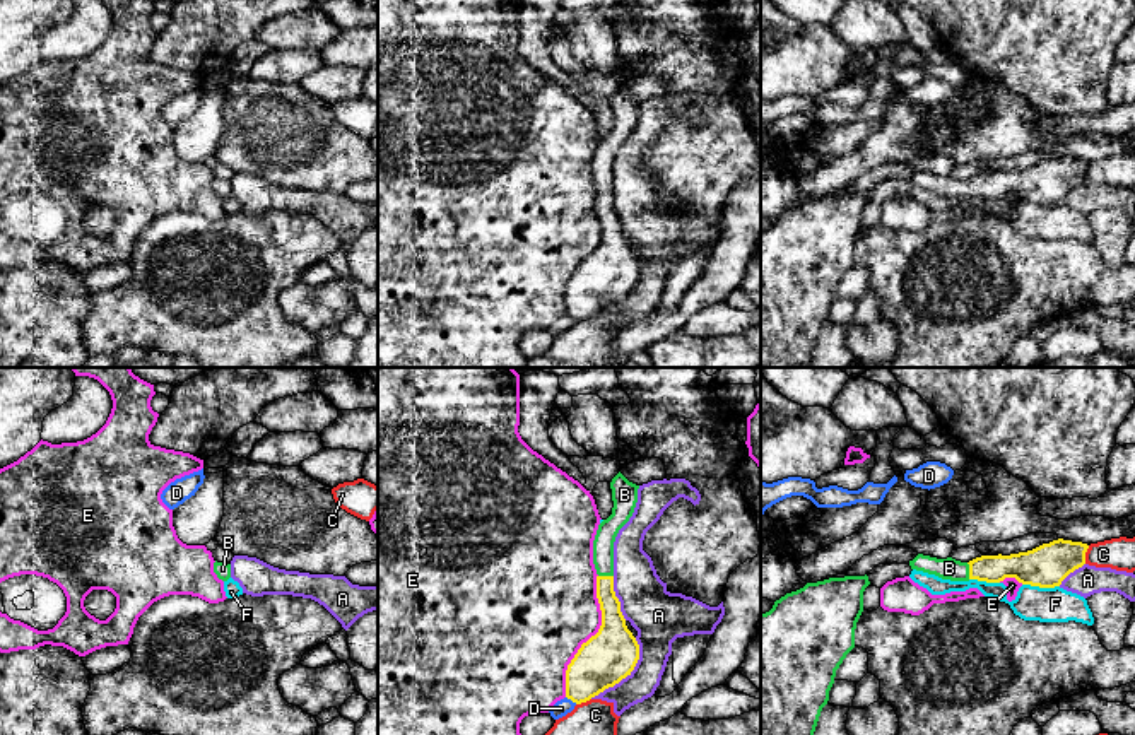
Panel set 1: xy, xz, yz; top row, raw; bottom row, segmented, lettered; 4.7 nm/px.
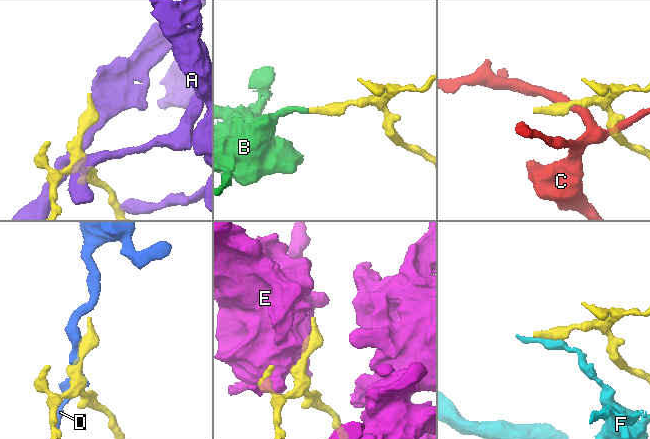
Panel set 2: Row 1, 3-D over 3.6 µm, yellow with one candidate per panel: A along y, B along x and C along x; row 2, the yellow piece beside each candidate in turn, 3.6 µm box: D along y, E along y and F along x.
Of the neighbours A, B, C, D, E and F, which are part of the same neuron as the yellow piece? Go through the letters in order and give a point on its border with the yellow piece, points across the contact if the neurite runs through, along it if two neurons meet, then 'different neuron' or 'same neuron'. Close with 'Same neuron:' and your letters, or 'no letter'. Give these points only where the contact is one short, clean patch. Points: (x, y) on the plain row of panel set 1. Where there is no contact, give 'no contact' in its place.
A: contact xz (626, 293); different neuron
B: contact yz (970, 188); way yz (1023, 183), (978, 185), (970, 188), (949, 185); same neuron
C: contact yz (1084, 171); different neuron
D: contact xz (571, 317); different neuron
E: contact xz (592, 253); different neuron
F: contact yz (1041, 204); border yz (1023, 200), (1058, 204); different neuron
Same neuron: B

